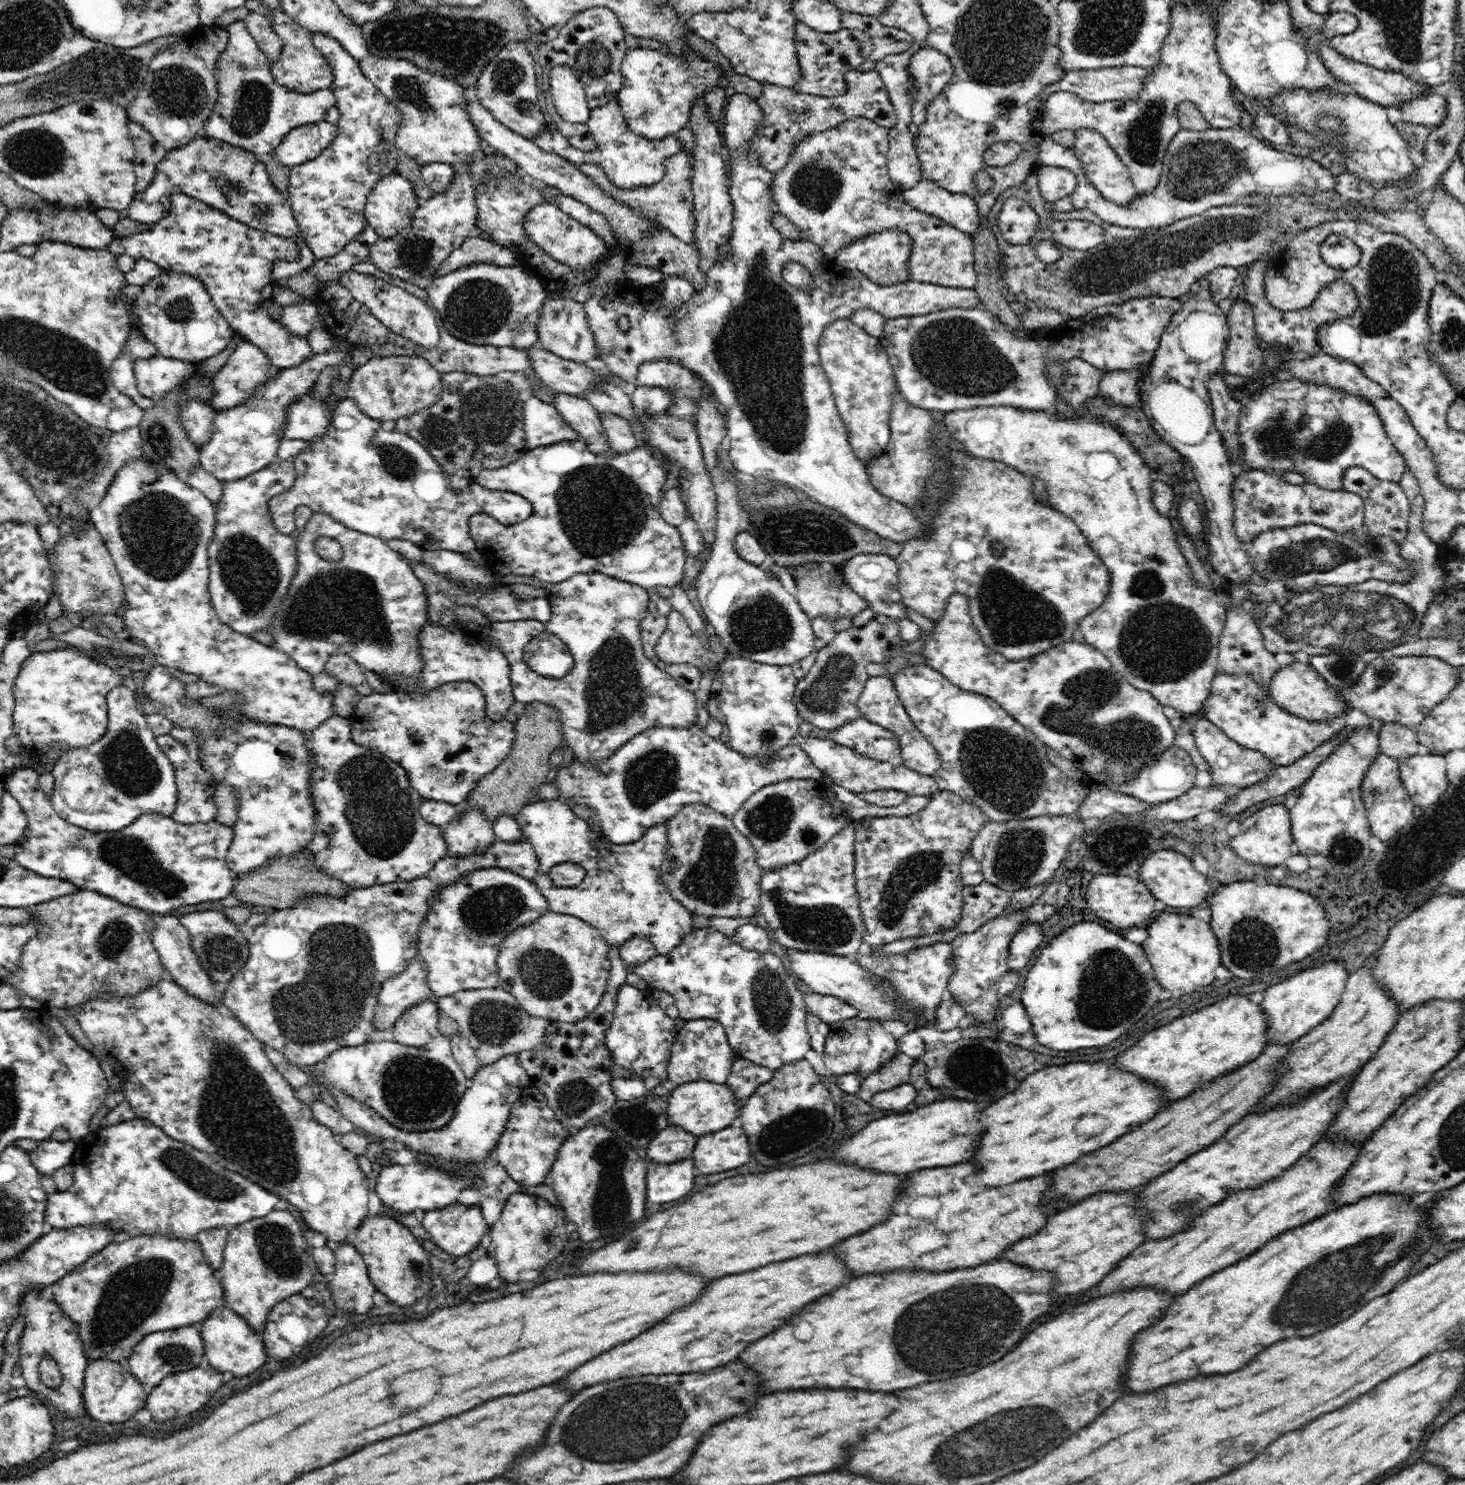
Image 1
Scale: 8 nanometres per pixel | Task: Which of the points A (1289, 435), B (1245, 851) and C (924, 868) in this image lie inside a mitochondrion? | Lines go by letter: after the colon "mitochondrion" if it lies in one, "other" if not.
A: mitochondrion
B: other
C: mitochondrion

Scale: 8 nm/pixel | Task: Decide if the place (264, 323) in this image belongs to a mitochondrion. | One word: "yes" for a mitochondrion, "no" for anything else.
no

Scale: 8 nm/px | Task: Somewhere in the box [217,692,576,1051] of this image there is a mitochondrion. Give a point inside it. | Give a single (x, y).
(339, 943)

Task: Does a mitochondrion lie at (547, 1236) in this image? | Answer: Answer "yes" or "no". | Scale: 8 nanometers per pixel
yes

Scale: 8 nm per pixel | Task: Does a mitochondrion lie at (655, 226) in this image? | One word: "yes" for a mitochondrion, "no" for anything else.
no

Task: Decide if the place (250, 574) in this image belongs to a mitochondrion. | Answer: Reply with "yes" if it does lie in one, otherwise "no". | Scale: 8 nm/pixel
yes

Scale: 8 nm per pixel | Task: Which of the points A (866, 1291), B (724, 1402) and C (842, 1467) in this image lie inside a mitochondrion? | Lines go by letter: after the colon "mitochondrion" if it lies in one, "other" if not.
A: other
B: other
C: other

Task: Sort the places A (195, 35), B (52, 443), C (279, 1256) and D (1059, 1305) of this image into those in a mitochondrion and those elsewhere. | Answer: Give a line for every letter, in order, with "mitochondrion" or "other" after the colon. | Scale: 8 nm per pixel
A: other
B: mitochondrion
C: mitochondrion
D: other

